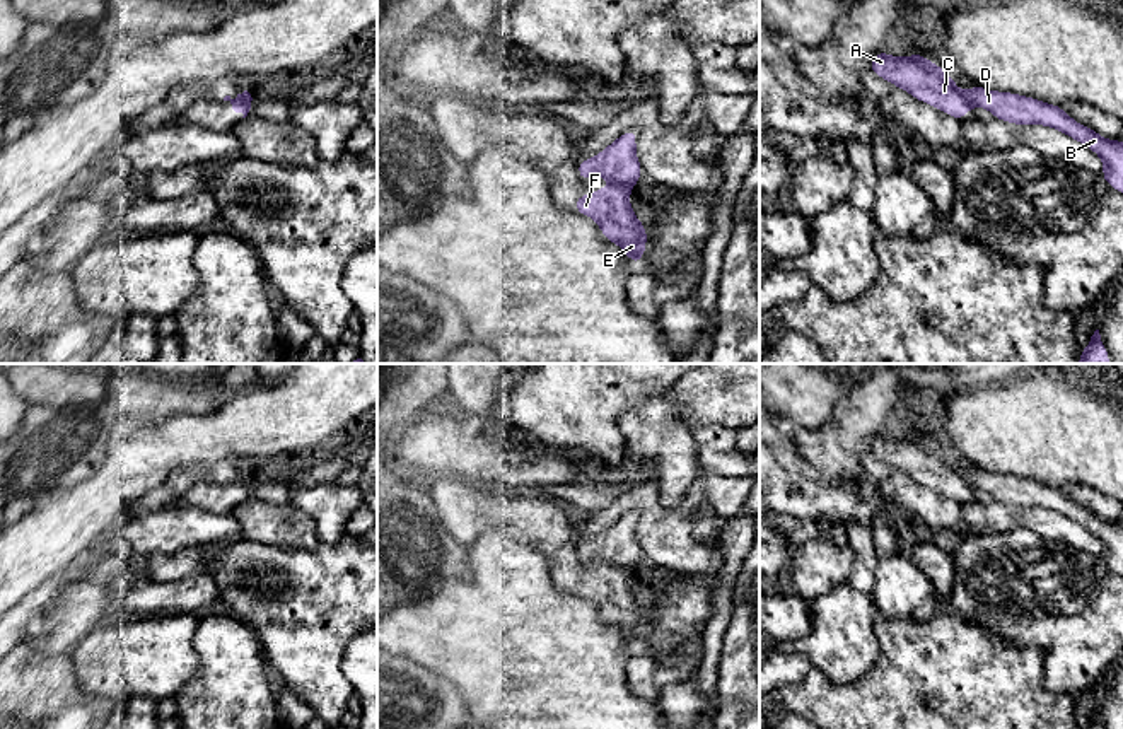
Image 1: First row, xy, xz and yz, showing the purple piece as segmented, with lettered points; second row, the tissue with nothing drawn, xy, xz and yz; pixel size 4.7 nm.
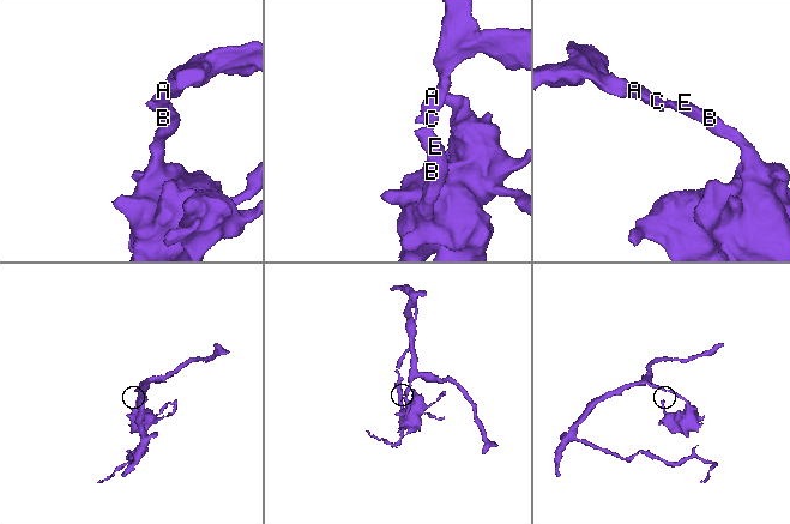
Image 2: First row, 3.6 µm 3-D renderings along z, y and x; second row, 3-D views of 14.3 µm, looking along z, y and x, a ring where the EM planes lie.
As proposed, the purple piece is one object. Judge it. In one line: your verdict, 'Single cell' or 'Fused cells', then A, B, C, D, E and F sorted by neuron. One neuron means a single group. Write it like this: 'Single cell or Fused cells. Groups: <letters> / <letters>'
Fused cells. Groups: A C / B D E F

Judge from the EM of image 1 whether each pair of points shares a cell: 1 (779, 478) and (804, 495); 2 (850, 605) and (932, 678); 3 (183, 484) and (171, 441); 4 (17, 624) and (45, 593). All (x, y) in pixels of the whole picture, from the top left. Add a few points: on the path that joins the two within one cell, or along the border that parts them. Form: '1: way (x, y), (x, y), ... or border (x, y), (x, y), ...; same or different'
1: way (785, 485), (797, 495); same
2: border (879, 617), (874, 624), (879, 656), (872, 666); different
3: border (227, 458), (217, 463), (193, 463), (188, 466); different
4: way (21, 617), (38, 600); same

